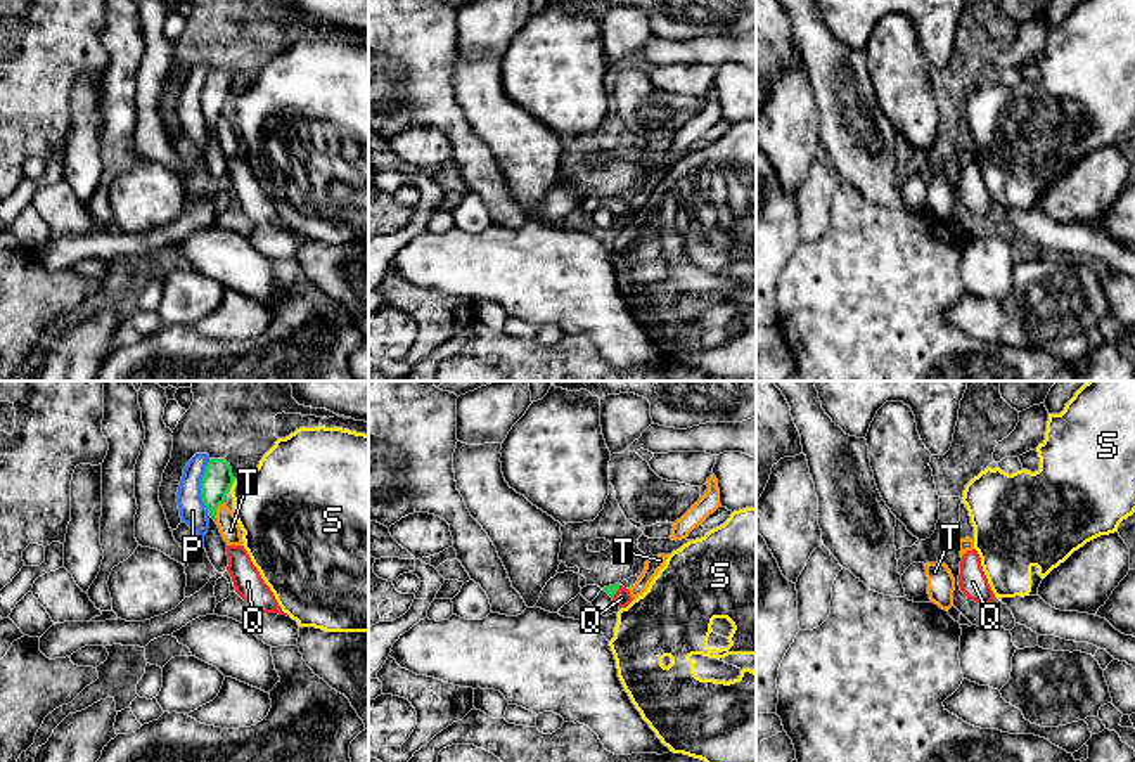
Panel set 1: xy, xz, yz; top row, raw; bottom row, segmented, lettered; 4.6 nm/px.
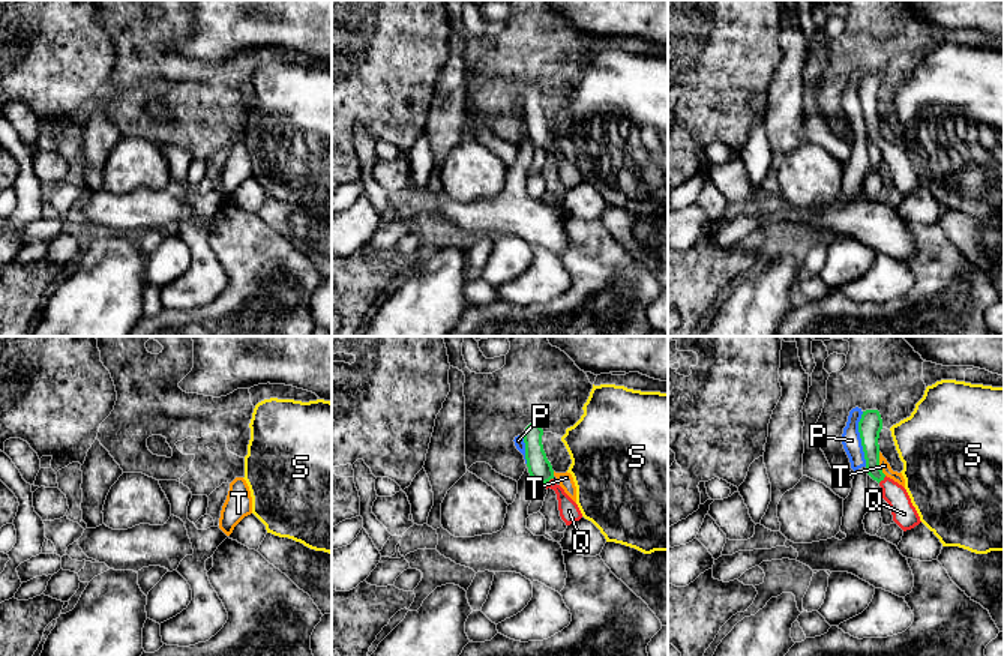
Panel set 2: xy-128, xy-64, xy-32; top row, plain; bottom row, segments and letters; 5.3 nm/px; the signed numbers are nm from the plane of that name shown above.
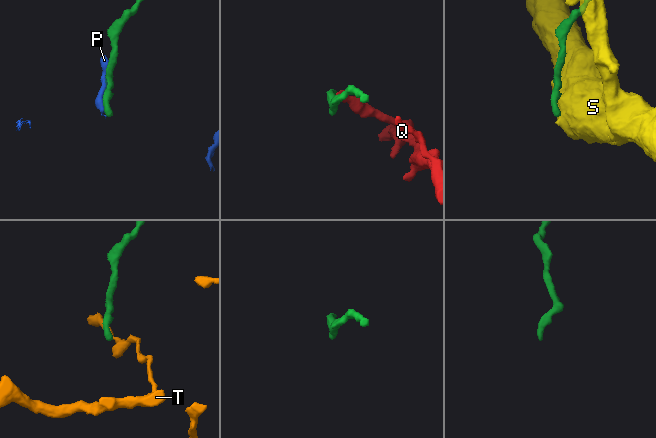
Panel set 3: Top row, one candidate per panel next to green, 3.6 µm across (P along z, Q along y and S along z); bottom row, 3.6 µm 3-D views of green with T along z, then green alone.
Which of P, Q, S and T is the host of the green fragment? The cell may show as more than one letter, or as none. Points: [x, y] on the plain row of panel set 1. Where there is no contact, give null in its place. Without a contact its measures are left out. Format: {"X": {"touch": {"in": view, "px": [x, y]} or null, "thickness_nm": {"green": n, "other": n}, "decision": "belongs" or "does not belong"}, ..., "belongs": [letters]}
{"P": {"touch": {"in": "xy", "px": [201, 97]}, "thickness_nm": {"green": 140, "other": 130}, "decision": "does not belong"}, "Q": {"touch": {"in": "xz", "px": [616, 203]}, "thickness_nm": {"green": 50, "other": 80}, "decision": "belongs"}, "S": {"touch": {"in": "xy", "px": [232, 96]}, "thickness_nm": {"green": 140, "other": 420}, "decision": "does not belong"}, "T": {"touch": {"in": "xy", "px": [215, 123]}, "thickness_nm": {"green": 140, "other": 90}, "decision": "does not belong"}, "belongs": ["Q"]}

